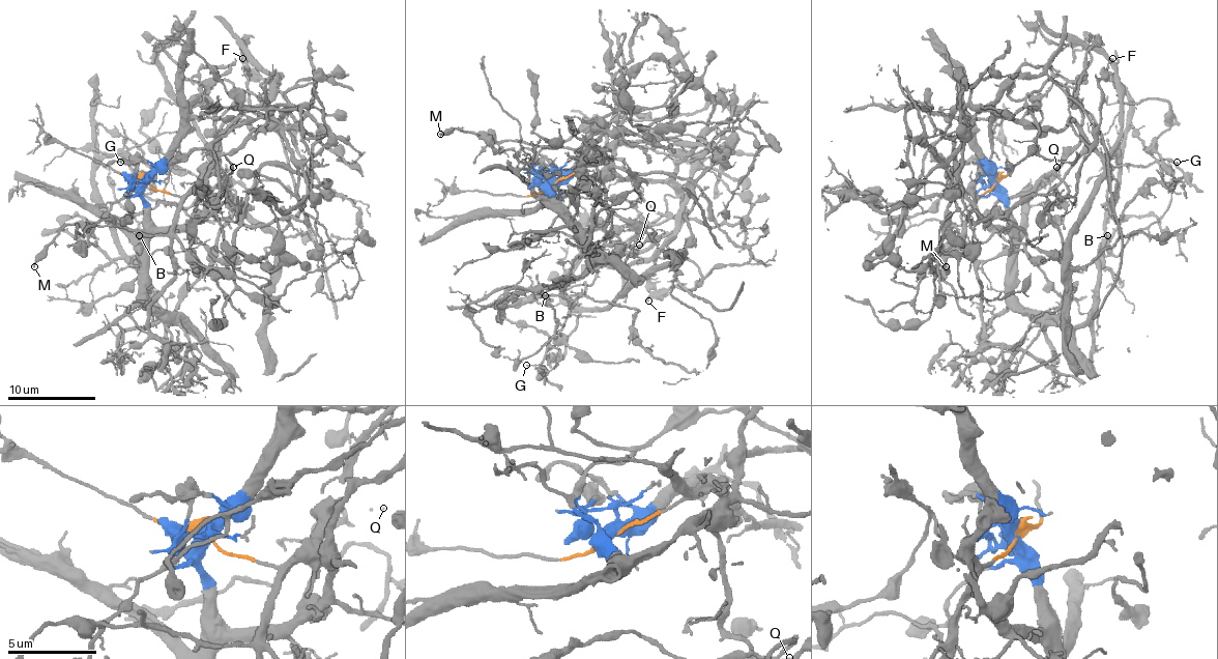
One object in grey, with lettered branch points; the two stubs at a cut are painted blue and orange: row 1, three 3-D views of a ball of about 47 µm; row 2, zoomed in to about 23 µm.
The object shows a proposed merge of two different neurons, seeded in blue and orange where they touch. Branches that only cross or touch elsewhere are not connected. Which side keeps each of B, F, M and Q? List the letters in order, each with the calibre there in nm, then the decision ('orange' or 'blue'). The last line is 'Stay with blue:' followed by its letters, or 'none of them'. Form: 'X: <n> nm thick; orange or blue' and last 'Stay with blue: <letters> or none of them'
B: 140 nm thick; blue
F: 150 nm thick; blue
M: 200 nm thick; orange
Q: 120 nm thick; blue
Stay with blue: B, F, Q

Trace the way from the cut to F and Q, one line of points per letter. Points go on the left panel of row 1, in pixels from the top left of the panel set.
F: (144, 180), (157, 226), (206, 216), (263, 226), (310, 196), (343, 196), (298, 151), (287, 98), (243, 59)
Q: (144, 180), (148, 218), (155, 224), (183, 226), (201, 196), (199, 180), (232, 167)

